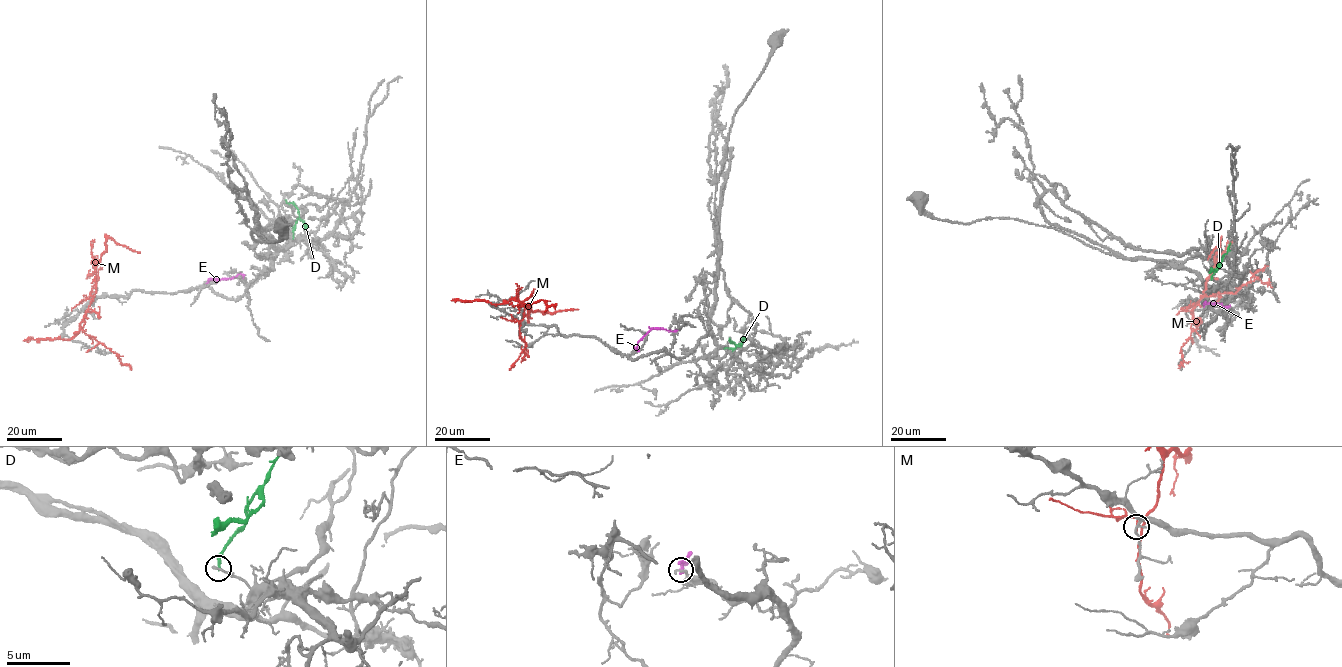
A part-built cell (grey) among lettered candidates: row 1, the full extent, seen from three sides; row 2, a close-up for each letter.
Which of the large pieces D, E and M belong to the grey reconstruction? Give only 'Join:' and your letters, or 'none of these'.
Join: none of these

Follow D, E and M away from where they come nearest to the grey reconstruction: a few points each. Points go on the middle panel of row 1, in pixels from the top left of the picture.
D: (729, 339), (736, 346), (724, 348)
E: (676, 330), (650, 329), (638, 341), (638, 351)
M: (519, 323), (525, 308), (518, 300), (511, 298), (522, 303), (543, 300), (548, 307), (556, 304)

